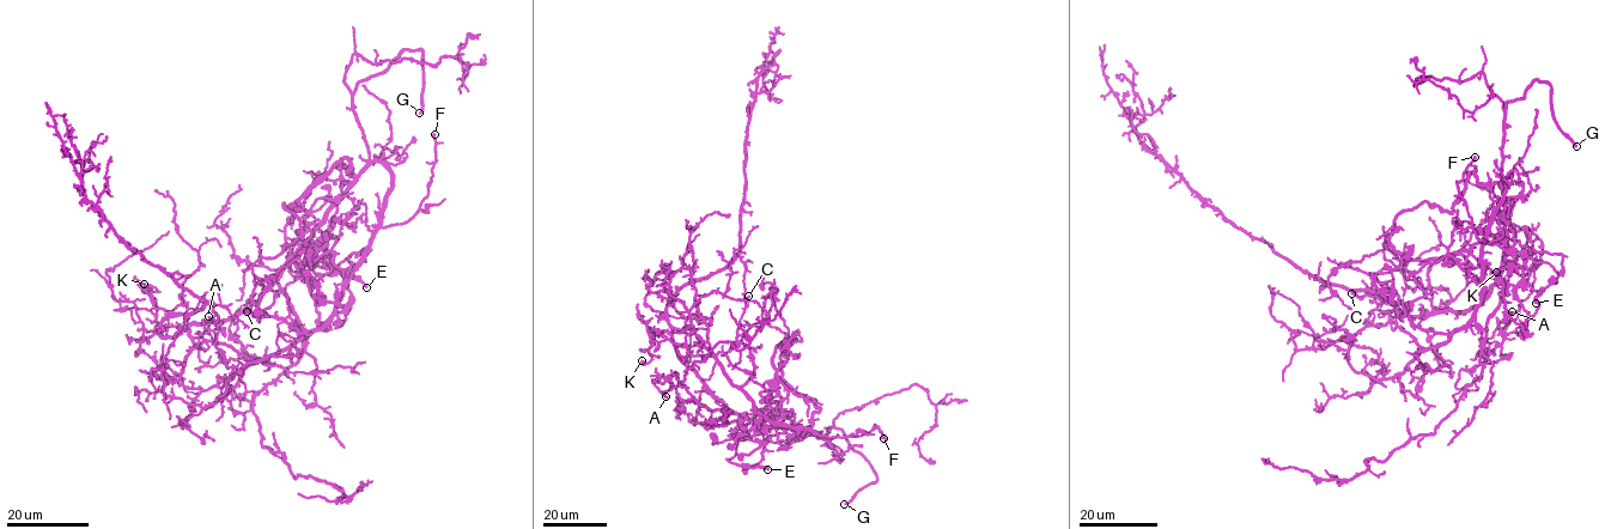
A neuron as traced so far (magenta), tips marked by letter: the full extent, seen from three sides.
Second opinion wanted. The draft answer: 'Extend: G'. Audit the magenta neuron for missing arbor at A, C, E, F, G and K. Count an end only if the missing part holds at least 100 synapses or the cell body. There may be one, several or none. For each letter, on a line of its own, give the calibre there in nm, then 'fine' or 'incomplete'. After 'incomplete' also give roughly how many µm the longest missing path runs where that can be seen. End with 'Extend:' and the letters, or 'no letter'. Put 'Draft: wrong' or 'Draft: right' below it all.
A: calibre 130 nm; fine
C: calibre 140 nm; fine
E: calibre 320 nm; fine
F: calibre 320 nm; fine
G: calibre 280 nm; incomplete; missing 60 µm
K: calibre 420 nm; fine
Extend: G
Draft: right

